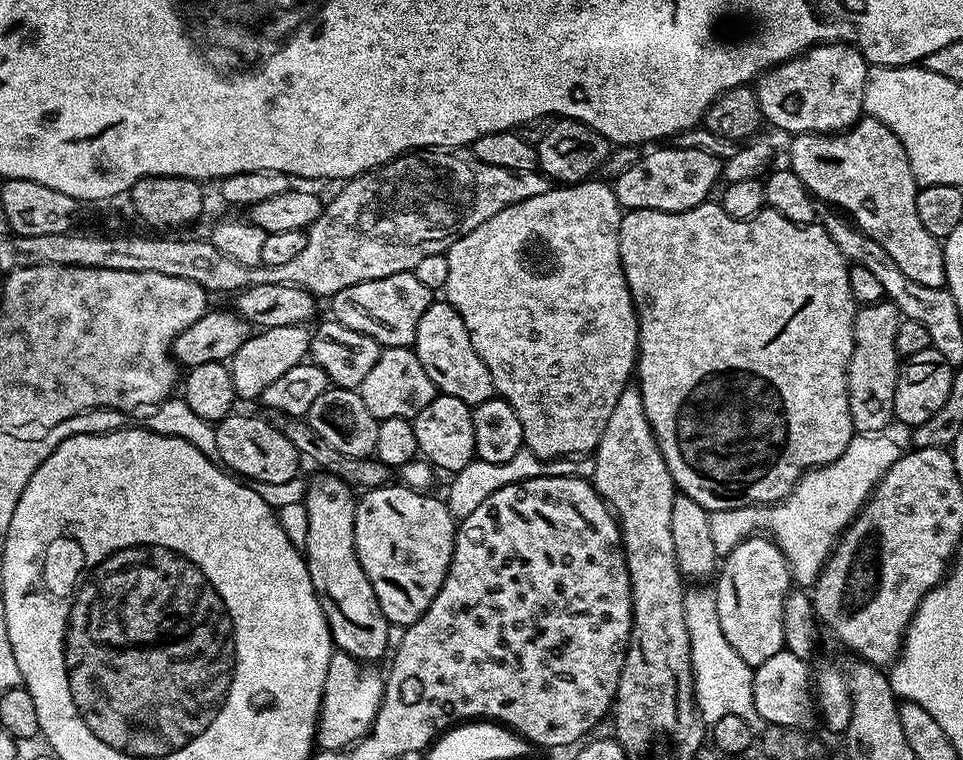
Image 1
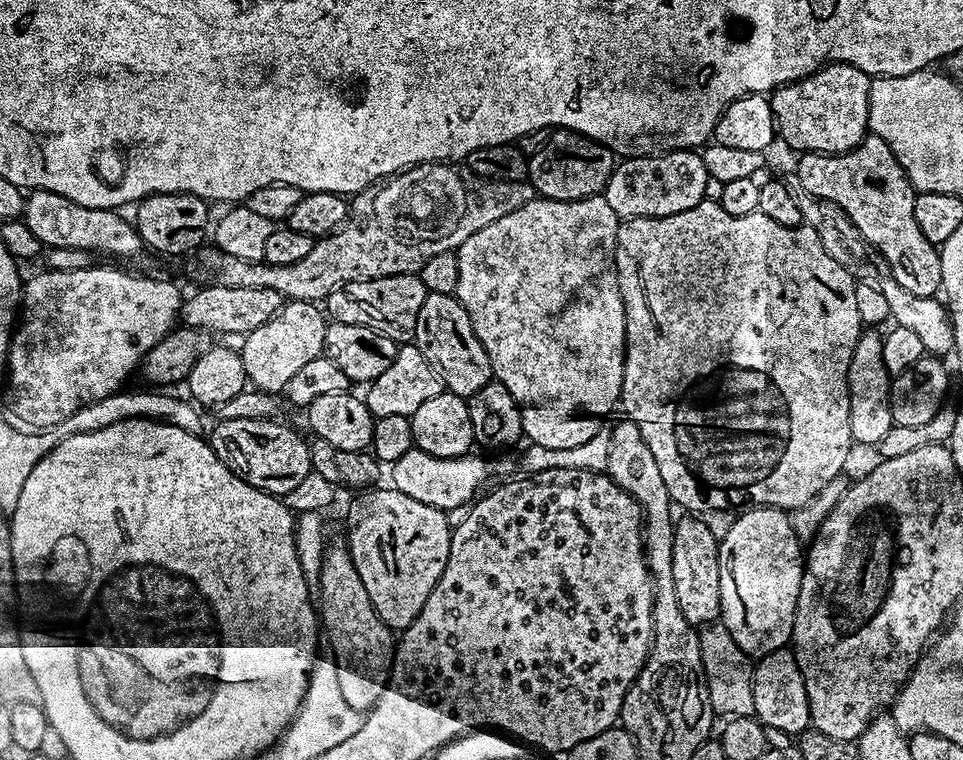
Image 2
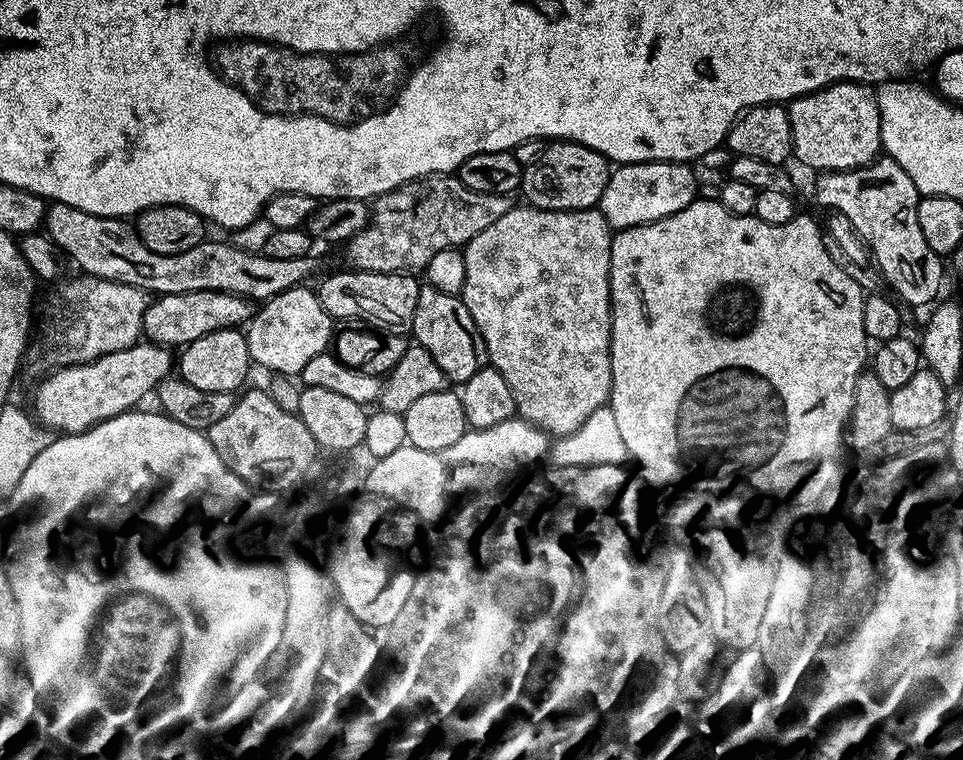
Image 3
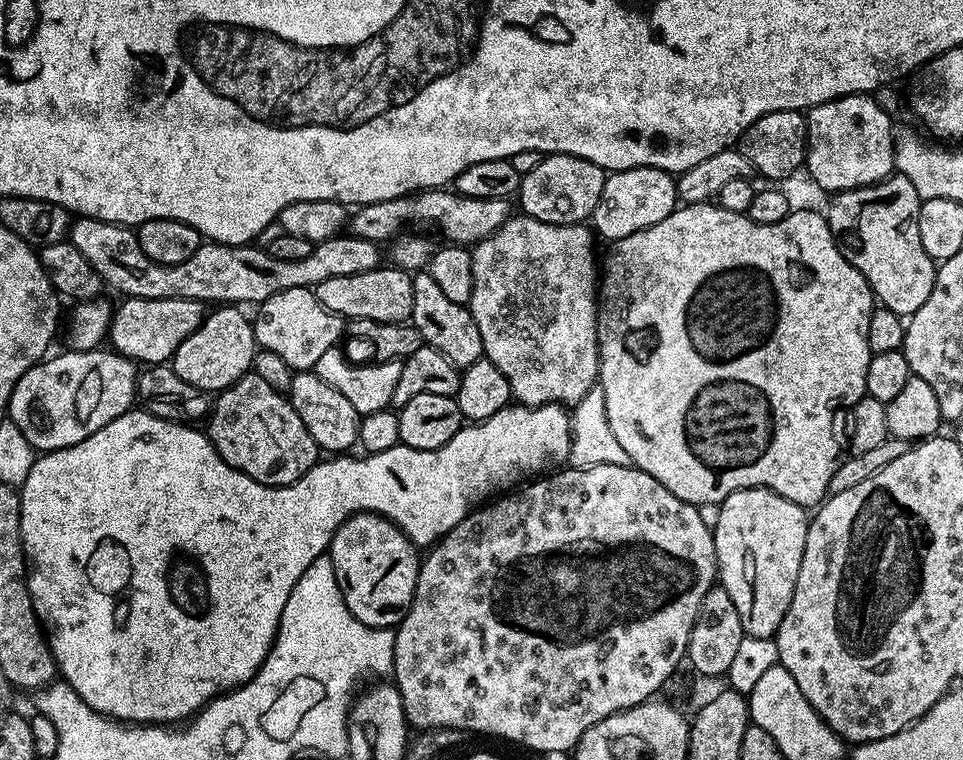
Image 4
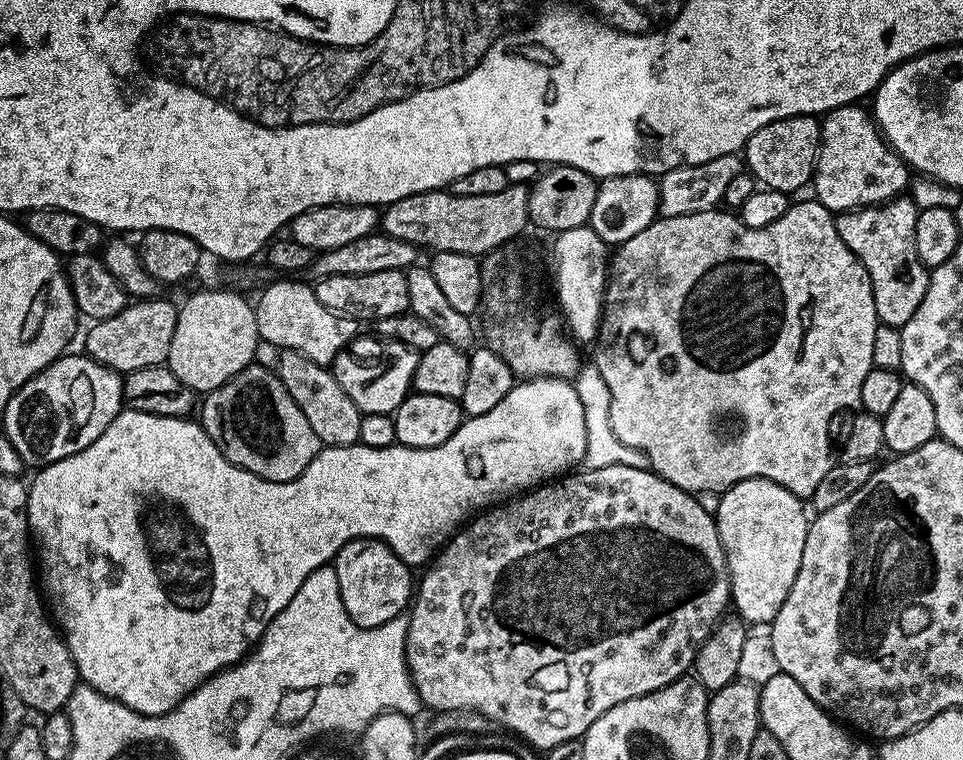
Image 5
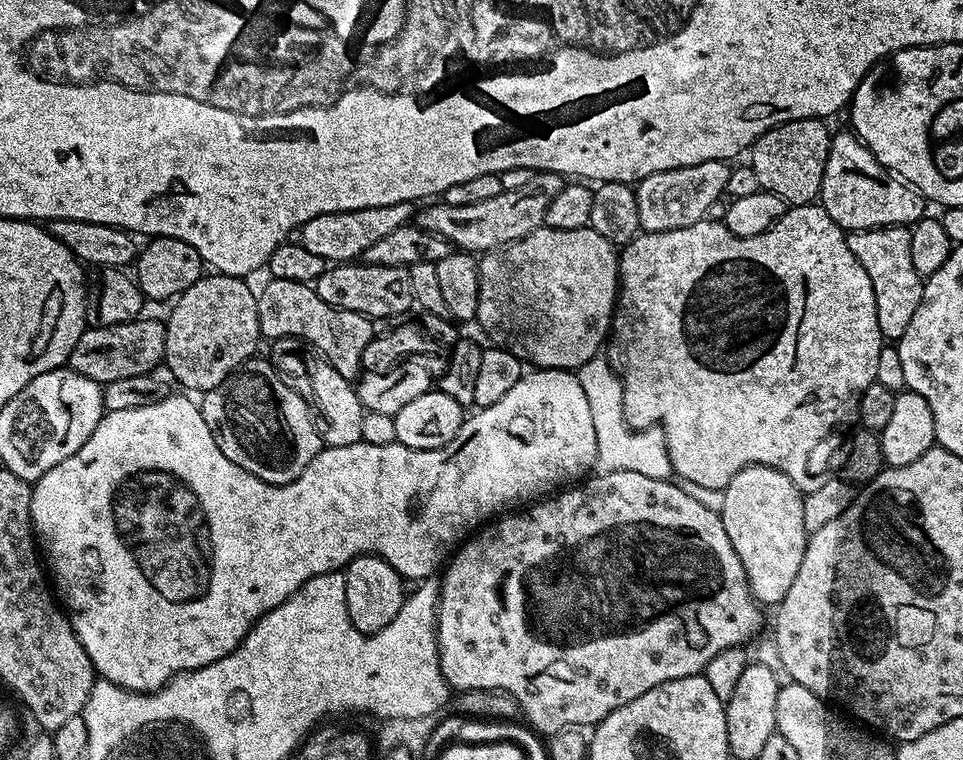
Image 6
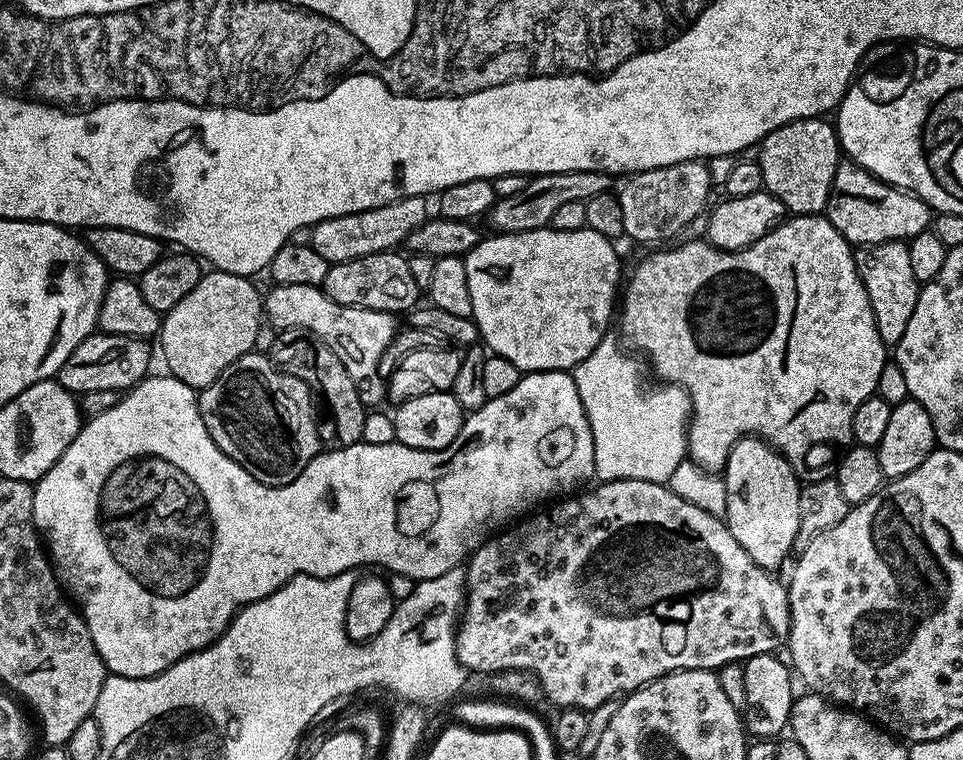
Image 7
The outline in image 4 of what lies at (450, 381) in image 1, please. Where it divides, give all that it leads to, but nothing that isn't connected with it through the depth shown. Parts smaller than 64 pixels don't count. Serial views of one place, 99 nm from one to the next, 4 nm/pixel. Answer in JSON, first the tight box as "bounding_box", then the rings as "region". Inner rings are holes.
{"bounding_box":[410,270,484,369],"region":[[[427,270],[417,271],[412,276],[414,286],[414,310],[410,323],[416,327],[418,334],[424,339],[427,347],[438,350],[438,354],[446,354],[446,358],[458,369],[469,368],[484,356],[482,334],[478,334],[478,326],[474,322],[472,313],[465,305],[446,298],[446,294],[430,278]]]}

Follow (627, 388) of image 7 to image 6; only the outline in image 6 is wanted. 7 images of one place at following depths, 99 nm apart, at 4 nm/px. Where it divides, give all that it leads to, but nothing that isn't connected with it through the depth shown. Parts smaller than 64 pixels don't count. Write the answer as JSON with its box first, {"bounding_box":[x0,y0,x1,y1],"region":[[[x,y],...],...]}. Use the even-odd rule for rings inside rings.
{"bounding_box":[578,354,673,480],"region":[[[597,354],[590,362],[586,362],[578,370],[582,390],[586,390],[586,402],[590,402],[590,414],[594,414],[594,434],[598,438],[598,454],[596,463],[600,472],[617,472],[630,470],[634,474],[646,474],[646,478],[667,480],[673,475],[672,463],[668,457],[668,447],[664,441],[664,434],[659,427],[642,428],[633,430],[624,421],[624,399],[622,386],[616,371],[611,368],[603,355]]]}

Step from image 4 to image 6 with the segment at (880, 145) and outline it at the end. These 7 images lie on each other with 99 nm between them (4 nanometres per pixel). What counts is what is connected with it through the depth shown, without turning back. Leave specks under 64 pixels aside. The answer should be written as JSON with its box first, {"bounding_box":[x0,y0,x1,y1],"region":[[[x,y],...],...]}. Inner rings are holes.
{"bounding_box":[818,130,926,232],"region":[[[851,130],[837,131],[832,137],[818,203],[830,218],[834,218],[838,227],[848,232],[911,226],[926,212],[926,201],[918,189],[883,168],[878,158],[874,158],[871,150]]]}

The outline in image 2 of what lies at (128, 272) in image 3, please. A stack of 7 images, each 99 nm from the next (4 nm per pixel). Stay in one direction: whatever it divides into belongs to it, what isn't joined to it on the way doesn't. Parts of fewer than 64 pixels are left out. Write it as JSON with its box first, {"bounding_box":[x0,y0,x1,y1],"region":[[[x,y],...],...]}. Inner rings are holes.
{"bounding_box":[22,188,146,260],"region":[[[37,188],[27,193],[24,201],[22,219],[34,238],[42,246],[49,249],[58,247],[74,247],[101,256],[117,256],[120,260],[132,260],[135,256],[145,255],[146,249],[136,233],[135,223],[128,220],[119,211],[110,208],[87,208],[78,206],[70,198],[62,194],[54,194],[45,188]]]}

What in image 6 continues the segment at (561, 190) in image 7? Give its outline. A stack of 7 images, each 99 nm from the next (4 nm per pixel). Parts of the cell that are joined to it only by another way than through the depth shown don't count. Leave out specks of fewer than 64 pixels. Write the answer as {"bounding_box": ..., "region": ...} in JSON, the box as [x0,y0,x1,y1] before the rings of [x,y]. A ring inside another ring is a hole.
{"bounding_box":[414,171,565,252],"region":[[[533,171],[530,182],[518,186],[518,190],[504,190],[486,202],[473,202],[471,206],[450,206],[443,202],[425,203],[425,208],[415,213],[414,222],[422,230],[446,238],[453,249],[461,252],[494,252],[526,238],[526,234],[542,227],[546,206],[554,200],[558,190],[564,188],[565,183],[565,177],[558,172]]]}

